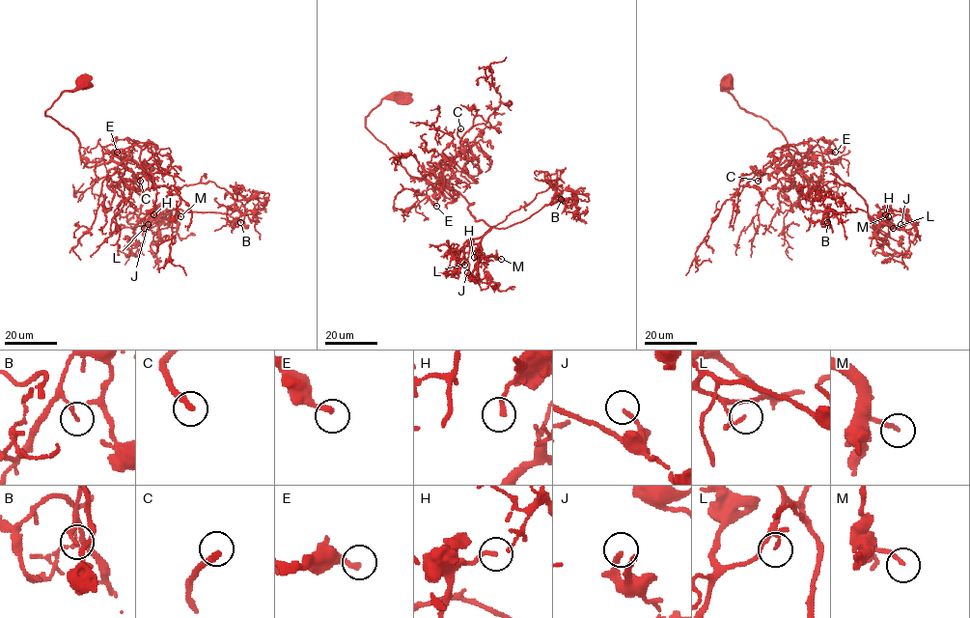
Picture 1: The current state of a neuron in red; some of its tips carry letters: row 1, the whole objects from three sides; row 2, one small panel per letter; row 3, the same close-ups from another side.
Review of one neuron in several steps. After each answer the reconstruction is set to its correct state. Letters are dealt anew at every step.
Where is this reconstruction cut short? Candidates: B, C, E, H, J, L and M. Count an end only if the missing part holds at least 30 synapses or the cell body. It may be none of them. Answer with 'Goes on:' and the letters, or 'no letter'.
Goes on: B, C, J

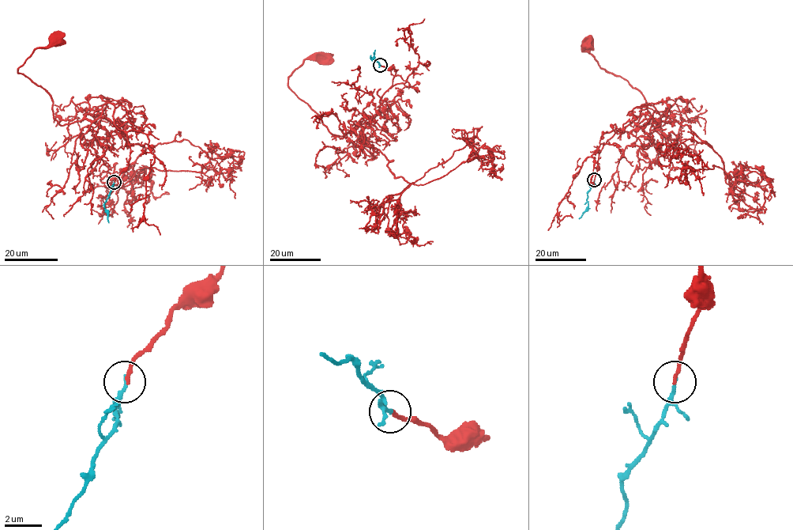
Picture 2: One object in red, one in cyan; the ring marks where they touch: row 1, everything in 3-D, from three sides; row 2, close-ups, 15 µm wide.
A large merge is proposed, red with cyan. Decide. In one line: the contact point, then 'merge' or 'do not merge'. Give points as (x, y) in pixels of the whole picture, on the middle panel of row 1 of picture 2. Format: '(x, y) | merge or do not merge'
(380, 65) | merge

